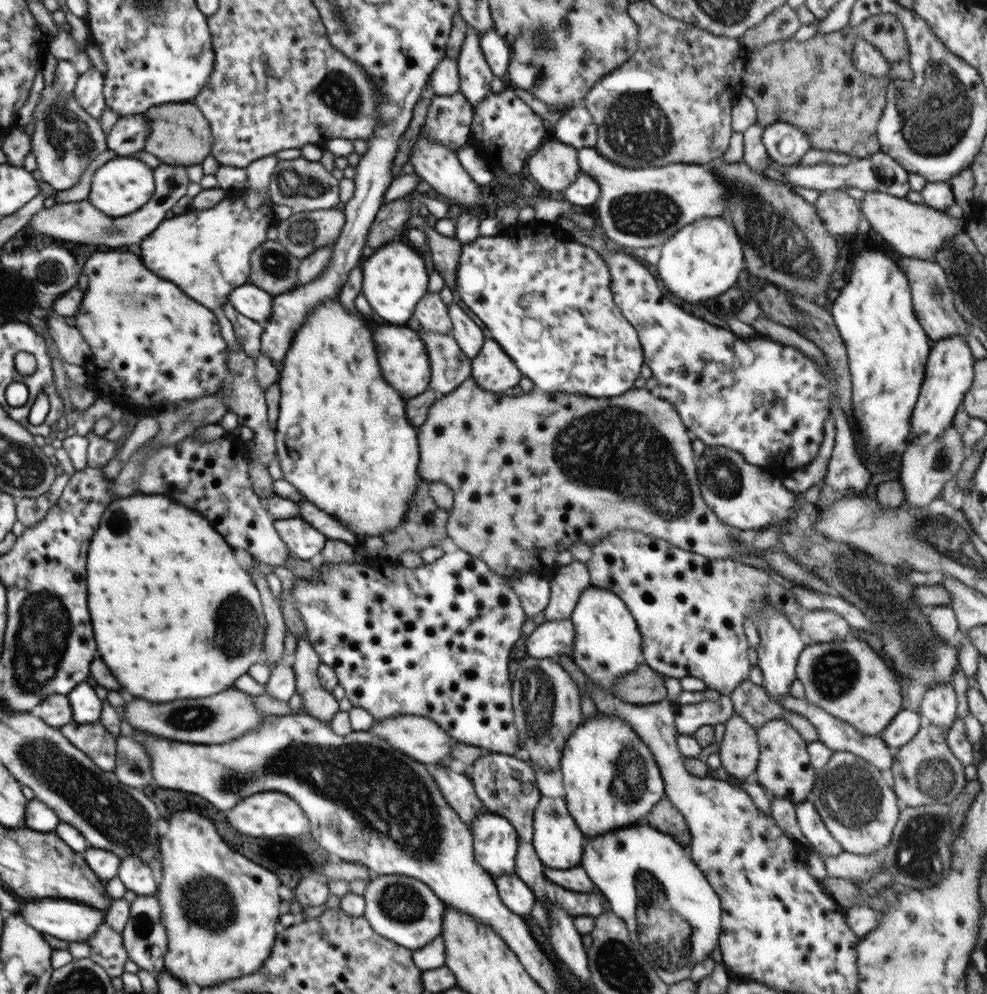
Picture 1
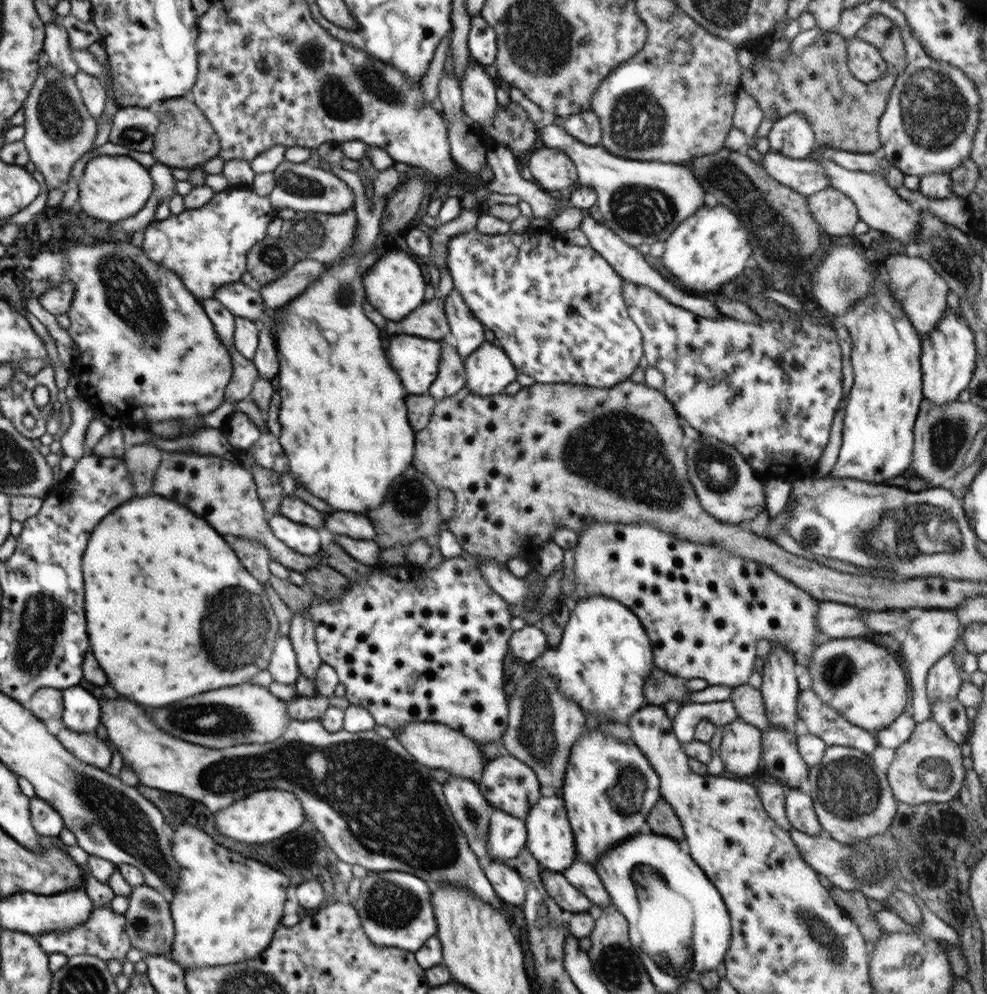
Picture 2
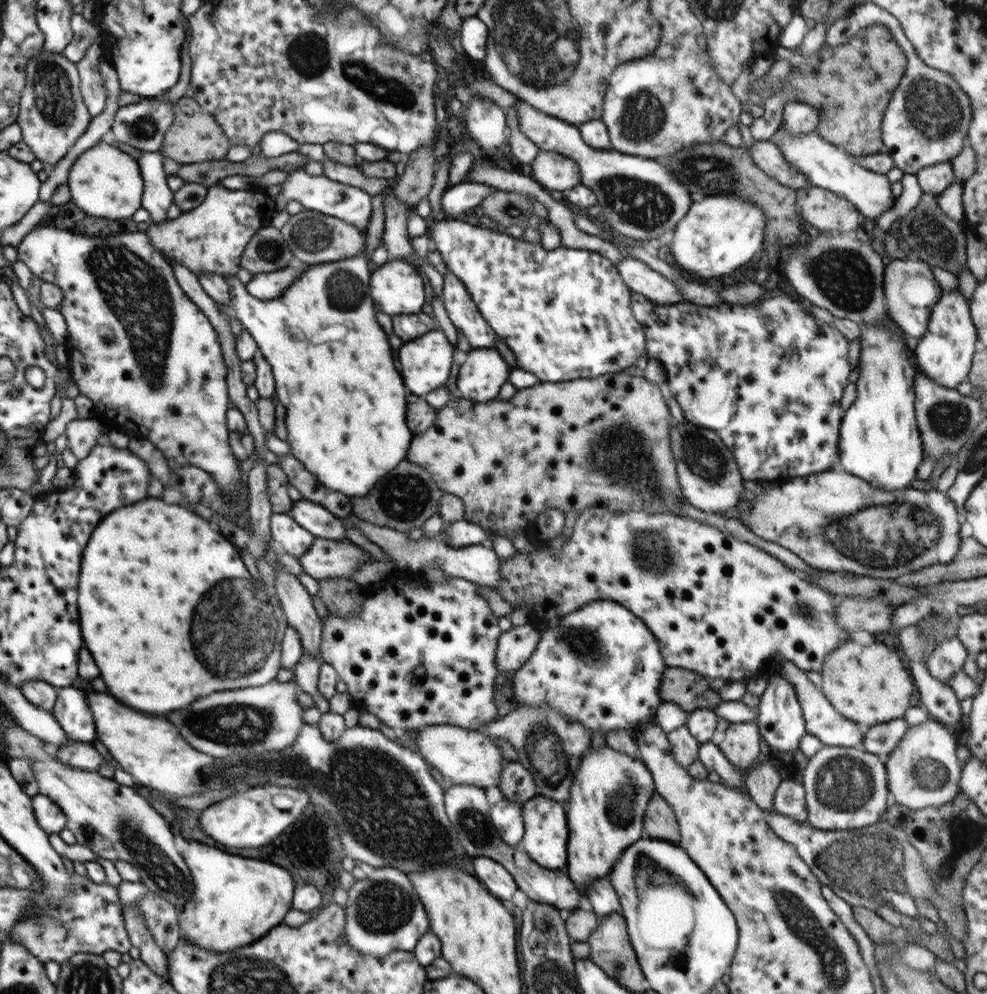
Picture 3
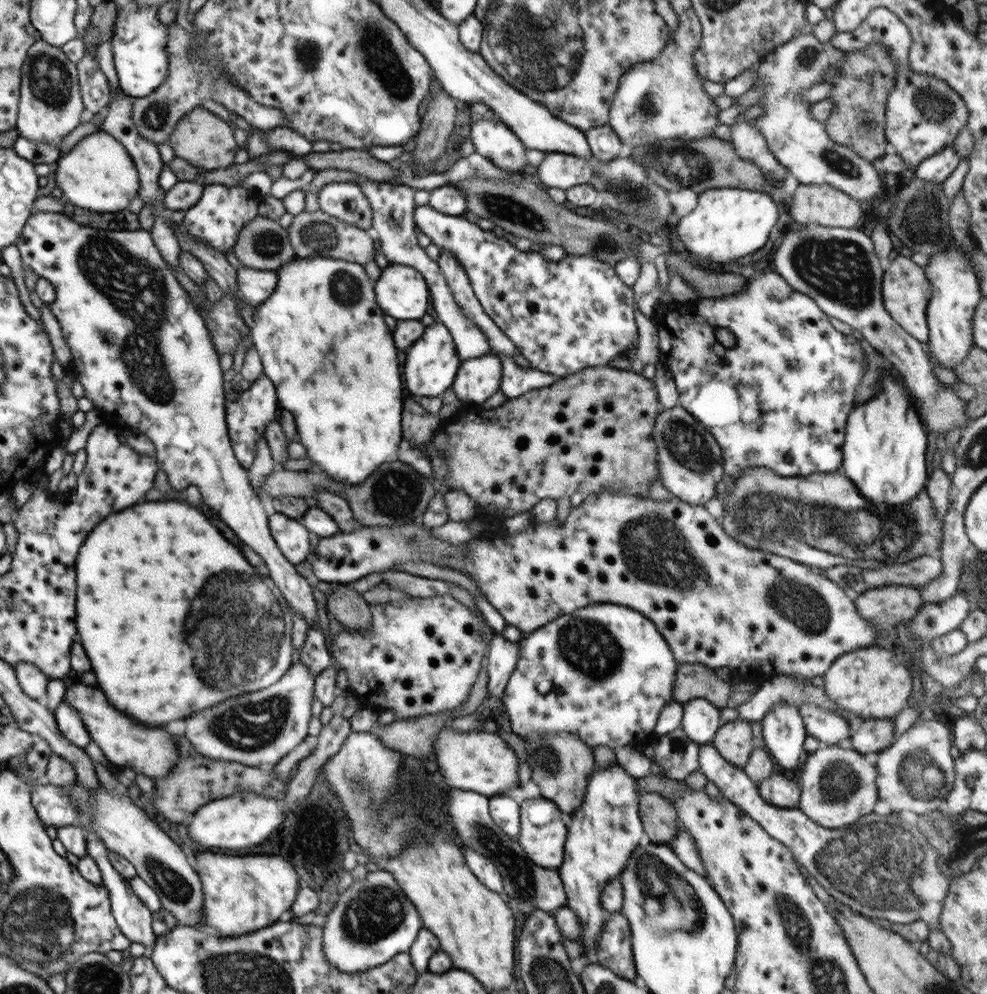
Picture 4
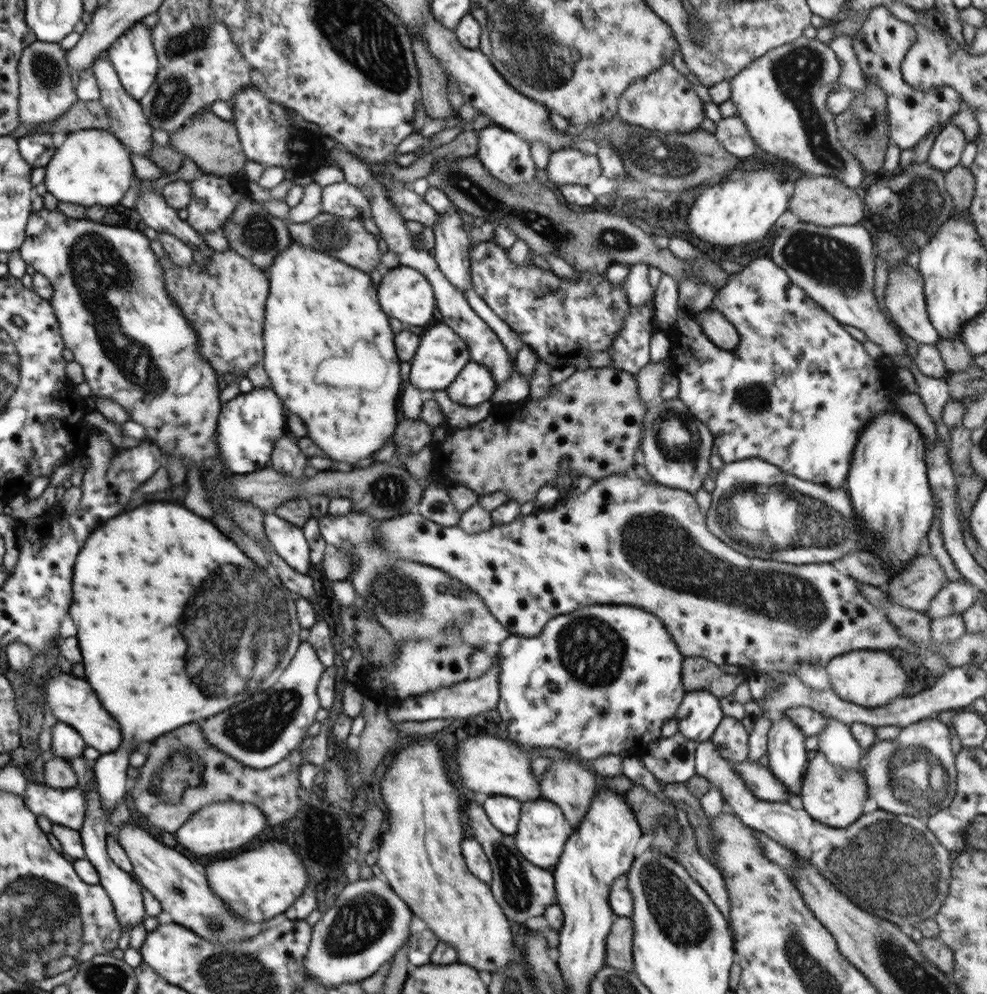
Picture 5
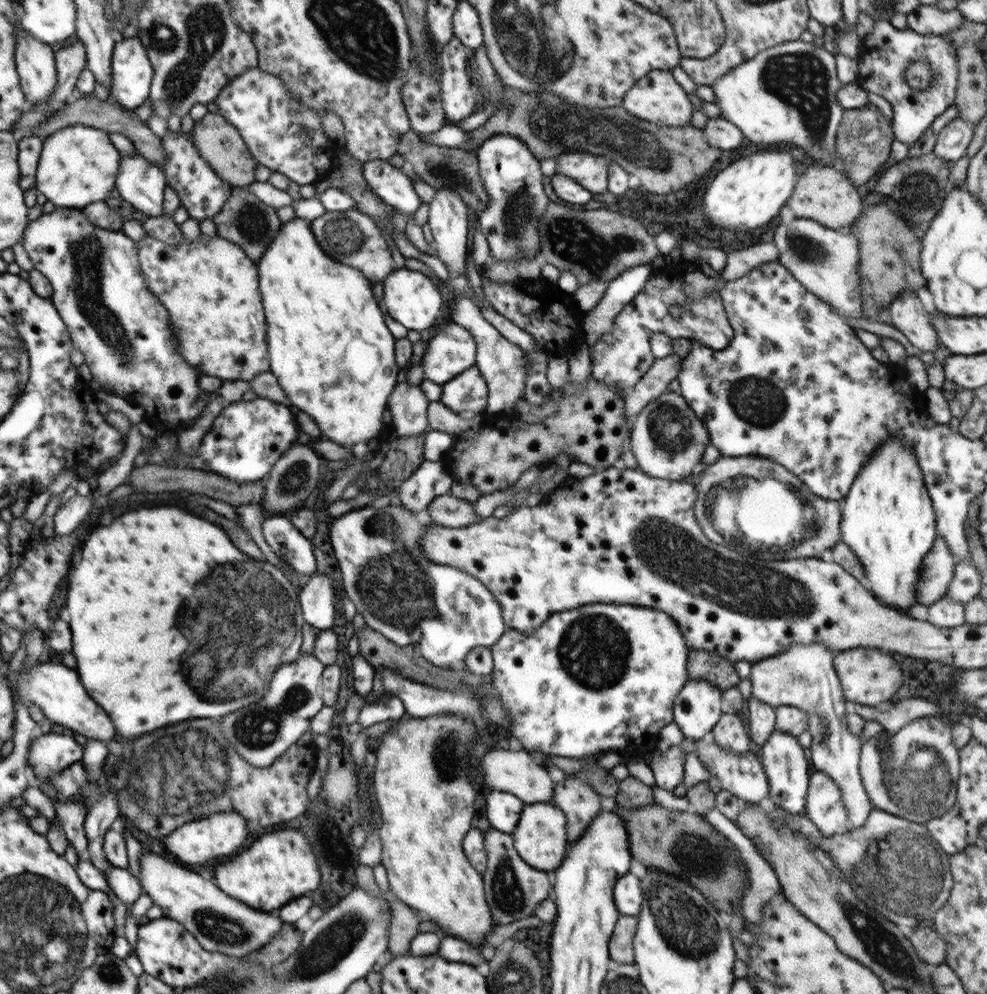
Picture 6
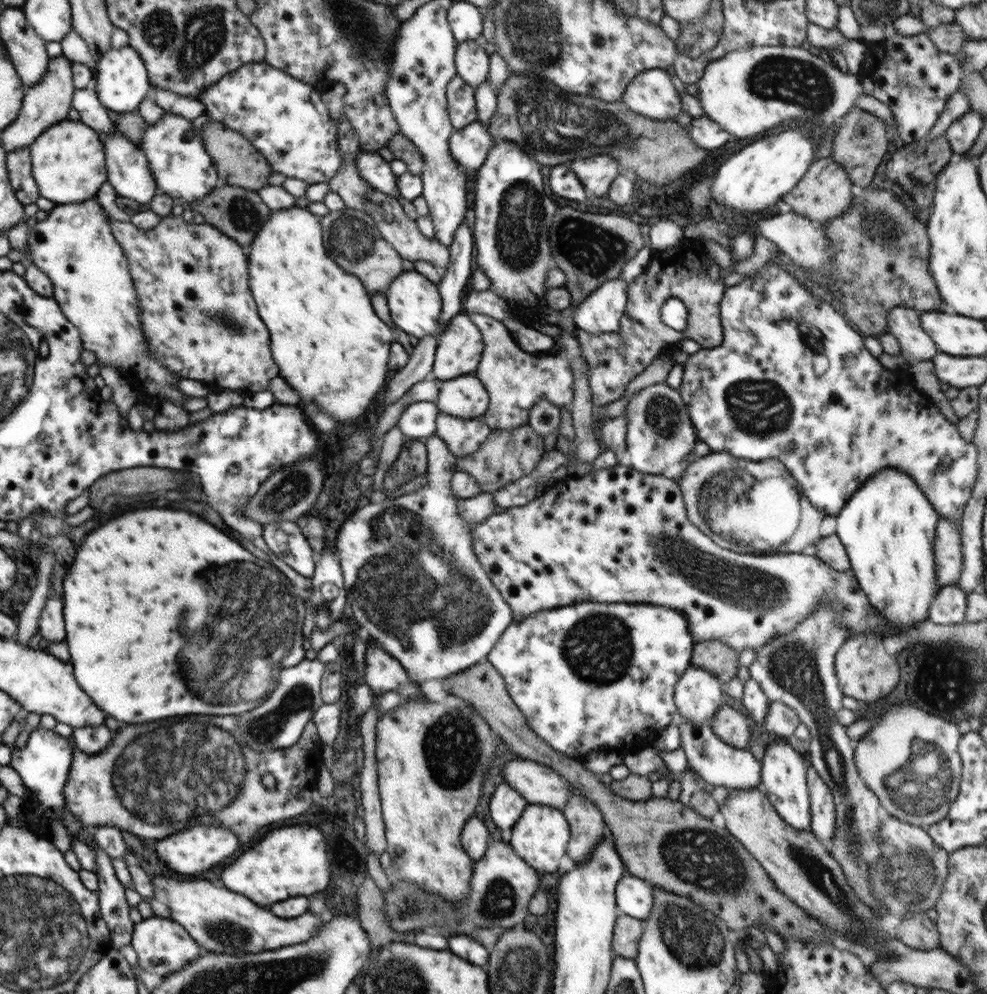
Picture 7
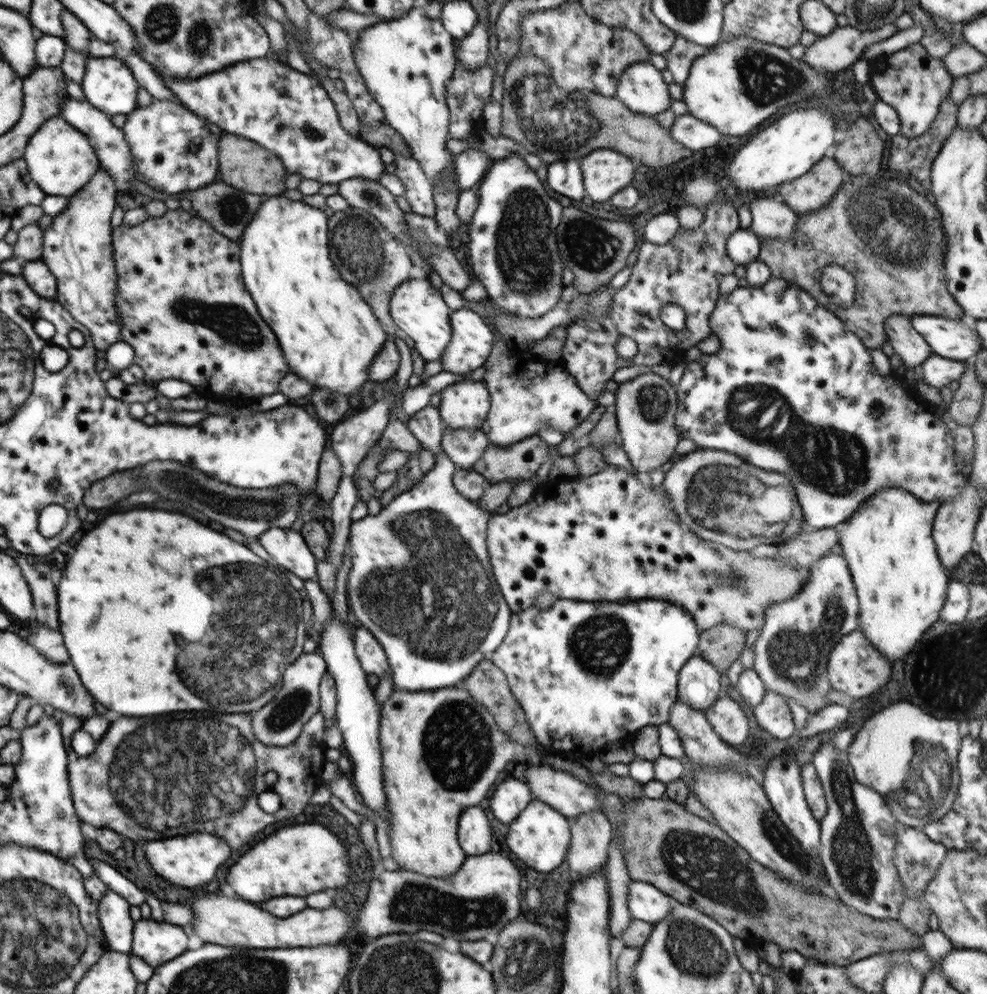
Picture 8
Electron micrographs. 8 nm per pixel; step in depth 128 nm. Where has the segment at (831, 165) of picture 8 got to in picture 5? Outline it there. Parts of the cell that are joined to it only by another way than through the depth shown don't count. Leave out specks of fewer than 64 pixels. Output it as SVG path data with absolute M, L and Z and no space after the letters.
M802 176L791 185L789 210L798 216L801 222L818 226L852 226L858 224L864 216L864 201L856 189L850 188L833 176Z

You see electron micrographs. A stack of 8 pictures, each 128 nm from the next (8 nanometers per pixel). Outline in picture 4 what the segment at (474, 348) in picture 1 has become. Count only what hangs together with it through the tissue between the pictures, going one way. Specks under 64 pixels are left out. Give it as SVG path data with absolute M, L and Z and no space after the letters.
M441 251L438 262L443 272L450 292L461 308L464 316L467 316L488 339L490 348L500 355L513 356L519 352L517 346L494 324L494 321L486 314L479 300L474 294L468 275L464 267L450 251Z

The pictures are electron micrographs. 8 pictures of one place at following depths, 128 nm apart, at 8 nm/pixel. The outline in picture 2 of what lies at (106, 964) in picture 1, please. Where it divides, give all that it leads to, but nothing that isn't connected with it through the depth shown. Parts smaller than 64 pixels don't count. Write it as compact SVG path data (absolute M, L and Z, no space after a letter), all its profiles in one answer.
M109 904L105 907L94 907L90 918L79 926L72 926L66 931L52 931L50 933L42 933L42 935L34 935L36 942L44 951L50 954L64 954L70 958L77 955L89 955L100 958L106 962L108 960L116 960L120 963L126 960L128 952L132 945L128 939L127 920L124 914L114 912Z

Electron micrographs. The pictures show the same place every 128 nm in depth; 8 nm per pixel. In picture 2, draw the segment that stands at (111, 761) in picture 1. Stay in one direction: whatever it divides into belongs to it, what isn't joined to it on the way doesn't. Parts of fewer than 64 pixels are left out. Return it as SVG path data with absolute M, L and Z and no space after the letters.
M62 728L58 732L58 738L69 751L72 751L72 754L85 763L105 770L109 768L114 753L95 732L80 734L80 732Z

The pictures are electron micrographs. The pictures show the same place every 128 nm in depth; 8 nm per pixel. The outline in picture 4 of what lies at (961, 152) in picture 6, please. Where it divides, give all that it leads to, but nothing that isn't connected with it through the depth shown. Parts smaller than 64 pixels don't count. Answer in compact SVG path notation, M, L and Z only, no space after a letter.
M951 144L935 156L919 162L919 166L915 168L915 176L928 182L941 184L955 171L960 160L961 158Z

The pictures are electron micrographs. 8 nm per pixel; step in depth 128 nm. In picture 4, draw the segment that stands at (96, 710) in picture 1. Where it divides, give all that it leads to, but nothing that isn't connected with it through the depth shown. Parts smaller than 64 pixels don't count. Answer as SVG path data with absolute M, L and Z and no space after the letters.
M64 698L54 710L53 715L60 734L70 743L81 749L85 749L90 744L92 737L91 734L88 734L87 726L84 726L81 714L64 701Z

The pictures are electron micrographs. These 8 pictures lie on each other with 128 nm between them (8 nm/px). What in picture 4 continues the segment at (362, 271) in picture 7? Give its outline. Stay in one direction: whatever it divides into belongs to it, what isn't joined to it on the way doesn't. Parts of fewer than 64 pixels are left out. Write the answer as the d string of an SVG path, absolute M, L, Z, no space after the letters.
M320 210L314 212L302 211L297 214L287 228L287 233L296 258L332 258L357 262L365 266L376 256L374 241L366 233L366 230L352 226Z

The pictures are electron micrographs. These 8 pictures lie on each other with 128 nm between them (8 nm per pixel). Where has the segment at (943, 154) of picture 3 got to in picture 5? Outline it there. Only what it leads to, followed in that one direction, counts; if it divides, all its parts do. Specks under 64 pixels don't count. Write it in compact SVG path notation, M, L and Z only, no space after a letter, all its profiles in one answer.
M884 6L874 8L858 34L852 36L852 49L866 79L874 79L887 94L887 114L891 143L902 151L914 148L923 138L935 130L942 130L951 123L952 117L960 112L961 95L951 86L935 86L917 89L910 86L901 73L901 62L916 44L914 27L898 20Z

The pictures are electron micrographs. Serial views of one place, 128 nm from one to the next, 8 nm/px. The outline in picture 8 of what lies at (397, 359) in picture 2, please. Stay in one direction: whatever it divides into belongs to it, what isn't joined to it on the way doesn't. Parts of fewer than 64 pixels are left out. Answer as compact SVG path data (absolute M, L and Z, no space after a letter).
M472 309L455 310L449 317L452 338L439 358L443 370L468 374L480 369L492 350L495 334Z

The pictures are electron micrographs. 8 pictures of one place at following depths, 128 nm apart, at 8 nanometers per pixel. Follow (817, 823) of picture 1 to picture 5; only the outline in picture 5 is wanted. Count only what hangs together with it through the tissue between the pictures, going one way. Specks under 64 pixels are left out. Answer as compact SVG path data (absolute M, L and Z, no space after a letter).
M743 761L733 764L734 770L745 780L752 794L763 801L788 803L789 788L761 761Z

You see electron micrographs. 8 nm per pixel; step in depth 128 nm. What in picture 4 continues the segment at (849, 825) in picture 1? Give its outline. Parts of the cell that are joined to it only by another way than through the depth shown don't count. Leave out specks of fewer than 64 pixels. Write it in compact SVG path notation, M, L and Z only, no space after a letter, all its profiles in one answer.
M821 745L809 754L800 772L801 787L799 808L816 824L828 829L848 826L874 810L877 795L877 766L867 762L864 755L852 747Z

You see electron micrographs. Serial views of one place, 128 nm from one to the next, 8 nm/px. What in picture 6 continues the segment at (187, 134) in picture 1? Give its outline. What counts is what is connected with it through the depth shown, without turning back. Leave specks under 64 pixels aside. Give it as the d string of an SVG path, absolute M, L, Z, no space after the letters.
M208 112L204 118L195 122L190 133L195 147L203 159L212 167L220 178L230 183L232 187L245 187L254 182L254 156L251 154L247 143L243 141L241 134L238 134L235 126L228 123L222 115Z

